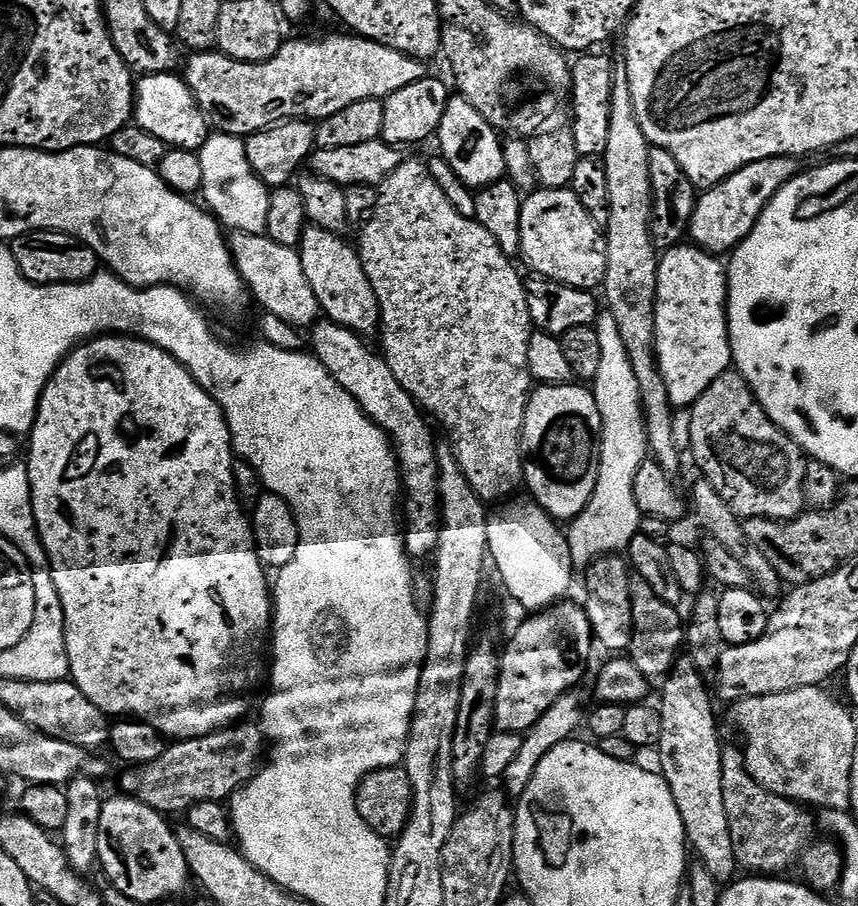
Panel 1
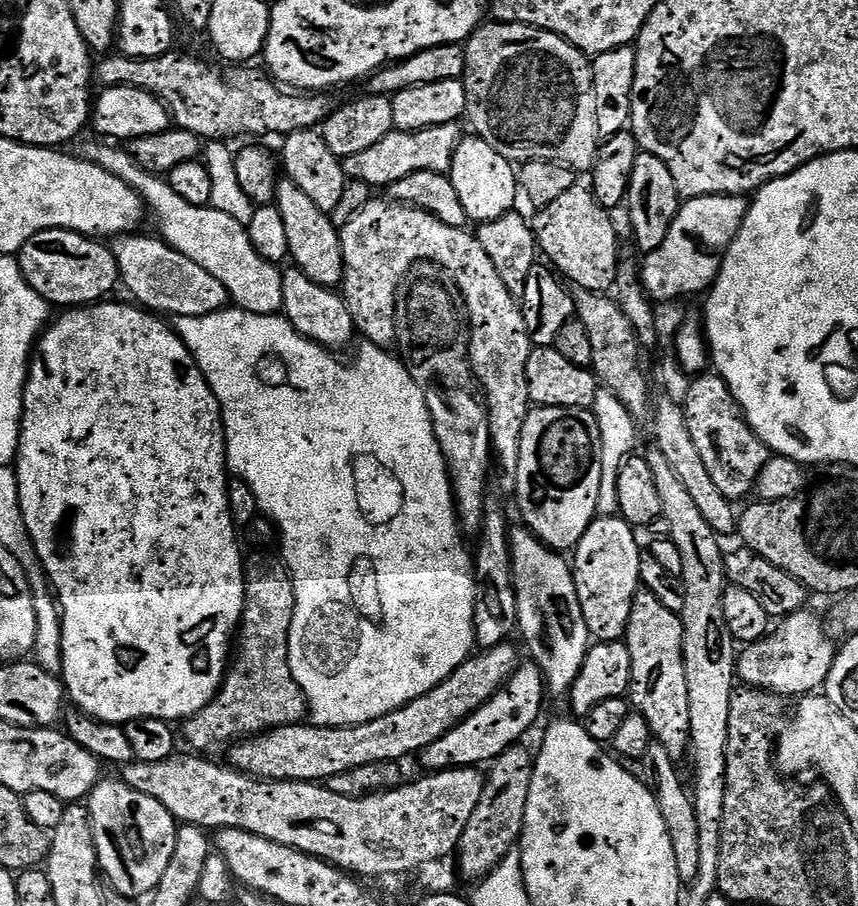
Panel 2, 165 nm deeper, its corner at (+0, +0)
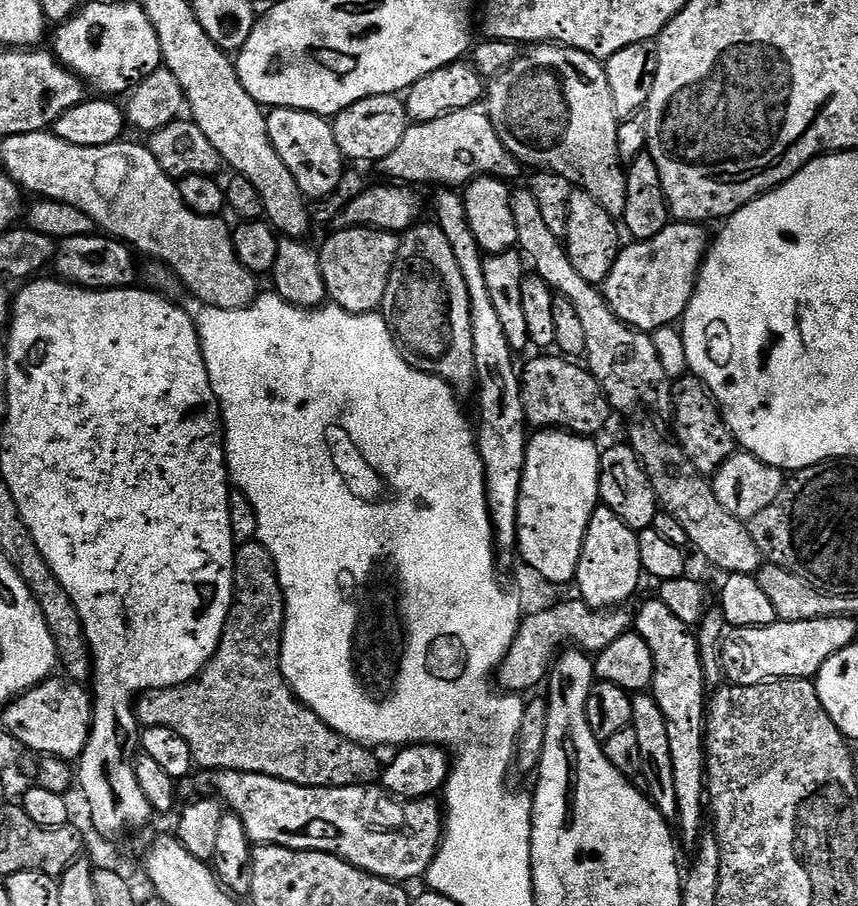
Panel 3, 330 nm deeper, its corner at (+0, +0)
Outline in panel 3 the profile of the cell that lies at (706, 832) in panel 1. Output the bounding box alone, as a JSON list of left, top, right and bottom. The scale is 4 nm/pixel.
[634,598,706,846]

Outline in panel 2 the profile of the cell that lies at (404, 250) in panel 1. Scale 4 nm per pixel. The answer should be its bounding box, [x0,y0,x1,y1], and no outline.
[340,198,534,494]

